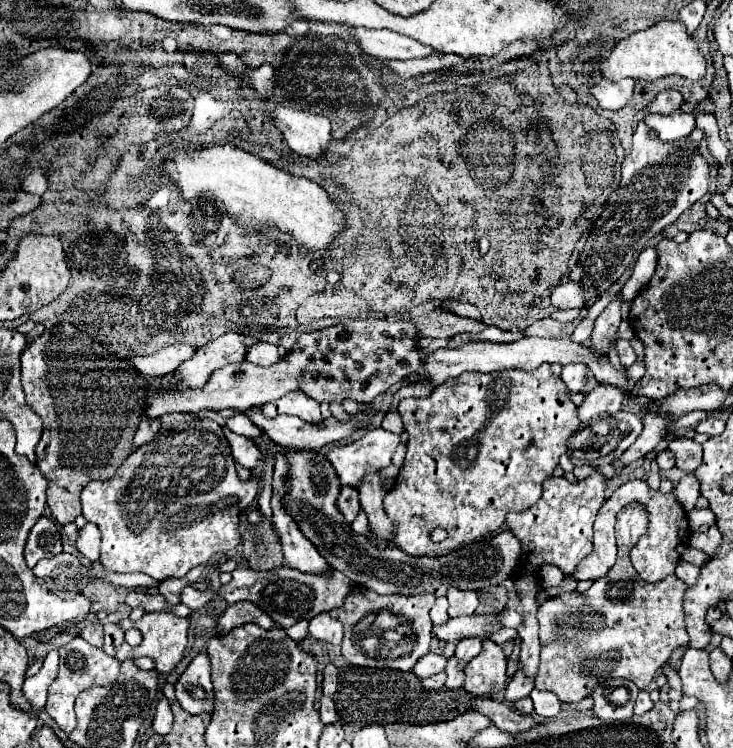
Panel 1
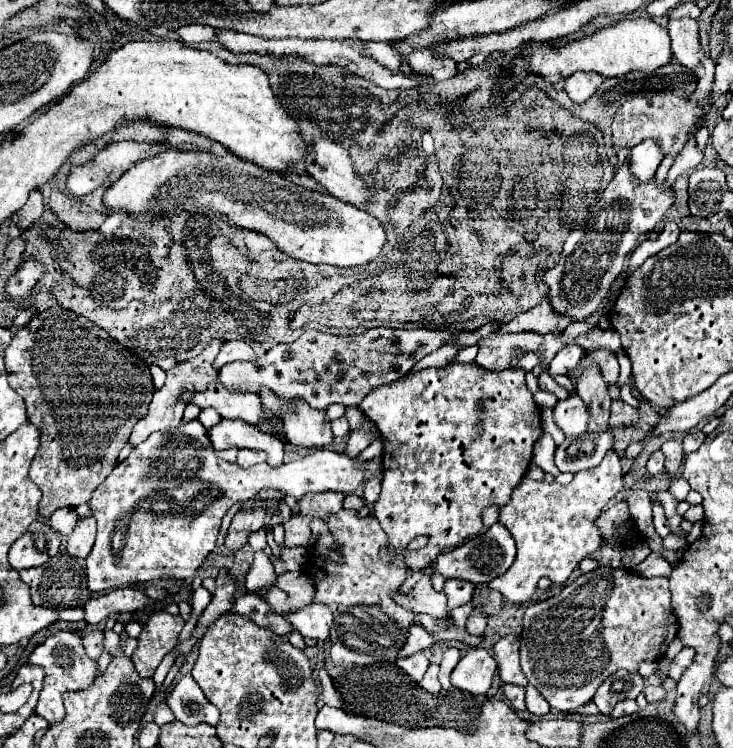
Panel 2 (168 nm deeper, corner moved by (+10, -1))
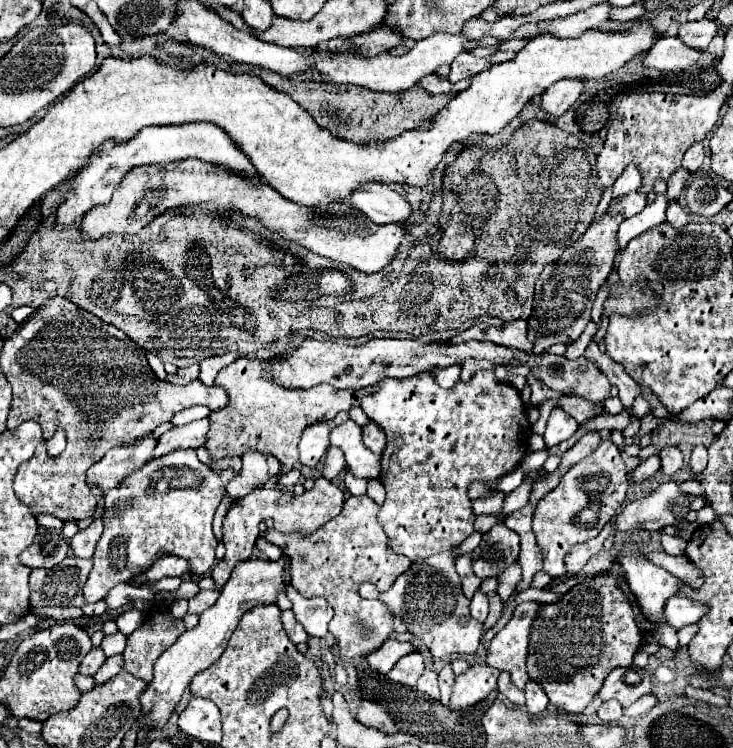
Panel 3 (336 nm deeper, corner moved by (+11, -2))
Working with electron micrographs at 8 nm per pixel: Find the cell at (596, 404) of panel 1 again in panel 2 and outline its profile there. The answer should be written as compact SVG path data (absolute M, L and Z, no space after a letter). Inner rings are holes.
M573 395L555 405L553 419L555 419L555 425L565 433L567 439L577 439L587 431L589 409L581 401L581 397Z

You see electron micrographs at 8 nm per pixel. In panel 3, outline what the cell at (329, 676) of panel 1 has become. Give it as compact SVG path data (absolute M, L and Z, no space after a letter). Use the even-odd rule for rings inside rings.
M360 700L356 716L366 726L372 726L372 728L378 728L378 730L384 730L384 732L396 732L398 730L394 726L394 722L392 722L392 716L384 708L380 708L378 704L374 704L374 702Z

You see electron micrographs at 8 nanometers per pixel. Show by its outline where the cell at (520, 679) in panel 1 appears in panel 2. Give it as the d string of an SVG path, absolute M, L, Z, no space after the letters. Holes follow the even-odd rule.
M517 633L503 635L493 647L493 657L497 661L503 683L515 683L515 685L527 687L527 679L519 665L519 635Z

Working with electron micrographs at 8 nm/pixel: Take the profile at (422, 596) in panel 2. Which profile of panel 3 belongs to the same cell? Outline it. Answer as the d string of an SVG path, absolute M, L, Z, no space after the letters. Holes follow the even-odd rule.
M450 552L430 556L420 564L412 564L408 572L404 572L404 576L398 576L386 592L376 590L374 584L362 584L360 596L382 600L396 616L402 616L408 624L408 630L422 638L422 642L436 658L474 654L480 644L482 626L480 622L472 620L468 612L470 600L462 594L460 578L454 570L454 556Z

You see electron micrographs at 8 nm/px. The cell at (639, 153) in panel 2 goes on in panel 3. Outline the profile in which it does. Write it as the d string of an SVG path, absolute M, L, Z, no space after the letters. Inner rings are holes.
M628 164L624 168L624 172L620 174L620 178L614 182L614 192L612 192L612 198L618 198L622 194L630 194L634 190L640 190L642 186L642 174L638 170L636 164Z

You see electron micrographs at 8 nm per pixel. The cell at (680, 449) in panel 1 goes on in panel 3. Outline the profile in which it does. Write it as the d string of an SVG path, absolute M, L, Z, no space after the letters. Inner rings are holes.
M664 446L660 458L662 458L662 472L666 476L672 476L682 468L682 452L678 446Z

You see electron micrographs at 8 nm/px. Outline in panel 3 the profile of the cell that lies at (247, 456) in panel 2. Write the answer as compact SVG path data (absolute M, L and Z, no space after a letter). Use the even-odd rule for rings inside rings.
M246 452L242 456L242 470L238 472L236 480L228 486L228 496L242 498L250 494L256 486L264 484L268 478L280 472L280 462L264 452Z

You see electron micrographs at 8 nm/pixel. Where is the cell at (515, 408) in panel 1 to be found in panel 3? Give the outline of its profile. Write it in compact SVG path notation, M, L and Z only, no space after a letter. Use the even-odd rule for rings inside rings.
M478 370L468 382L458 380L450 390L440 388L432 372L420 372L408 380L388 378L376 386L378 390L364 396L360 406L386 434L380 474L386 488L386 500L380 506L378 522L396 554L404 554L412 562L420 562L428 556L448 552L474 532L476 514L468 496L468 486L472 482L496 484L502 476L516 470L528 452L532 426L518 388L514 384L500 382L494 376L494 370Z

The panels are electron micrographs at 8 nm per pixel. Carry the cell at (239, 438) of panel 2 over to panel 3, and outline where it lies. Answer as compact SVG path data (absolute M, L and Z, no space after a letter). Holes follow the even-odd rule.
M208 418L184 424L184 426L176 426L172 430L168 430L166 434L160 436L156 450L152 452L152 458L156 456L164 456L170 450L180 450L180 448L200 448L206 444L206 434L210 432L210 422Z

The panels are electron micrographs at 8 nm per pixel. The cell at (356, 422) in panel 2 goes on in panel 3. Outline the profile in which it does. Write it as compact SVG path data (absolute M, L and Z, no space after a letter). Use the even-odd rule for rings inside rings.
M368 422L366 426L362 426L362 438L364 438L364 446L370 448L374 454L382 454L384 450L384 432L378 428L378 424Z

